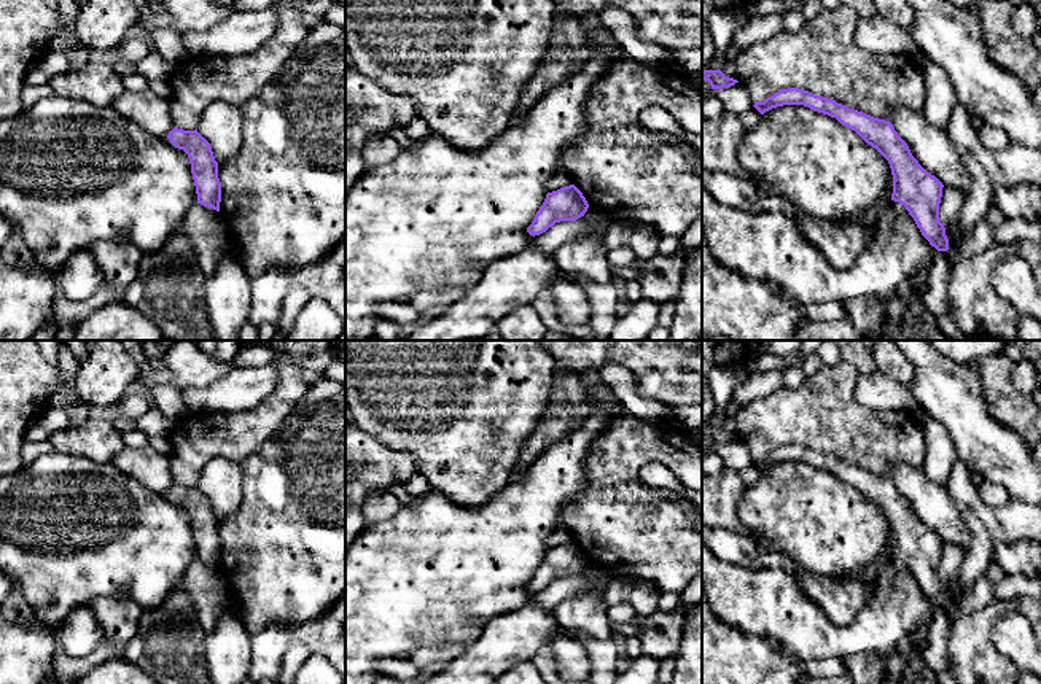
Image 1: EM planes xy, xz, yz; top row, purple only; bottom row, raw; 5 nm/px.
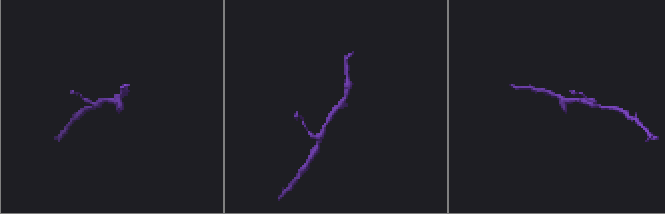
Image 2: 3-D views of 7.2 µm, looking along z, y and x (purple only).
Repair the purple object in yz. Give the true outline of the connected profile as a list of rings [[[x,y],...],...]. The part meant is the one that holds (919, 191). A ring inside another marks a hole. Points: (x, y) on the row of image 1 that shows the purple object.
[[[797,87],[782,89],[764,102],[754,102],[753,107],[764,115],[783,105],[804,105],[813,111],[836,118],[842,126],[855,130],[868,145],[875,148],[888,161],[891,169],[891,200],[906,207],[931,247],[938,251],[949,250],[945,227],[939,221],[944,185],[918,164],[890,121],[874,118],[837,103],[832,99]]]

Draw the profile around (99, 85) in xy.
[[[89,62],[78,70],[70,67],[48,83],[54,95],[80,99],[96,107],[110,107],[126,87],[113,67]]]

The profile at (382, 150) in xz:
[[[379,137],[372,138],[365,148],[363,148],[363,159],[366,169],[376,169],[382,164],[392,162],[398,157],[401,148],[398,142],[392,137]]]

